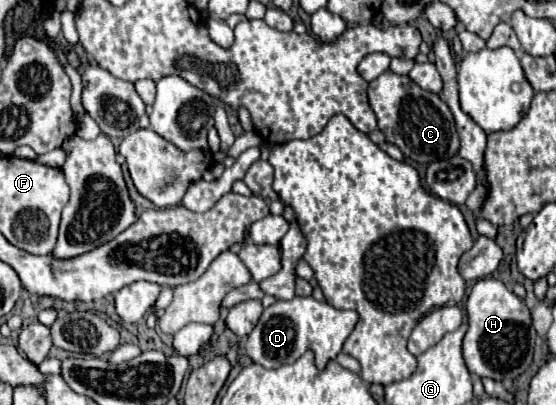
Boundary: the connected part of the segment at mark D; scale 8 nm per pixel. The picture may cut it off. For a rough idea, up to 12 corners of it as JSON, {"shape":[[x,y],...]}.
{"shape":[[312,296],[276,300],[248,334],[246,354],[264,368],[304,350],[322,370],[356,322]]}

